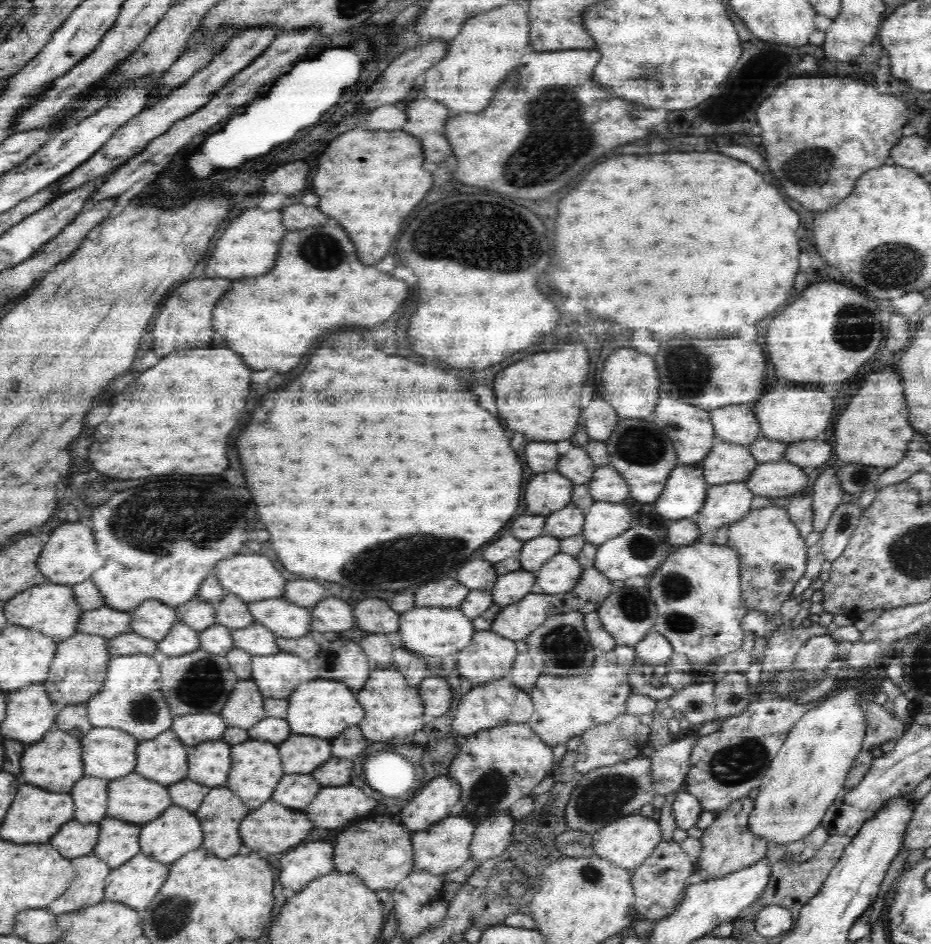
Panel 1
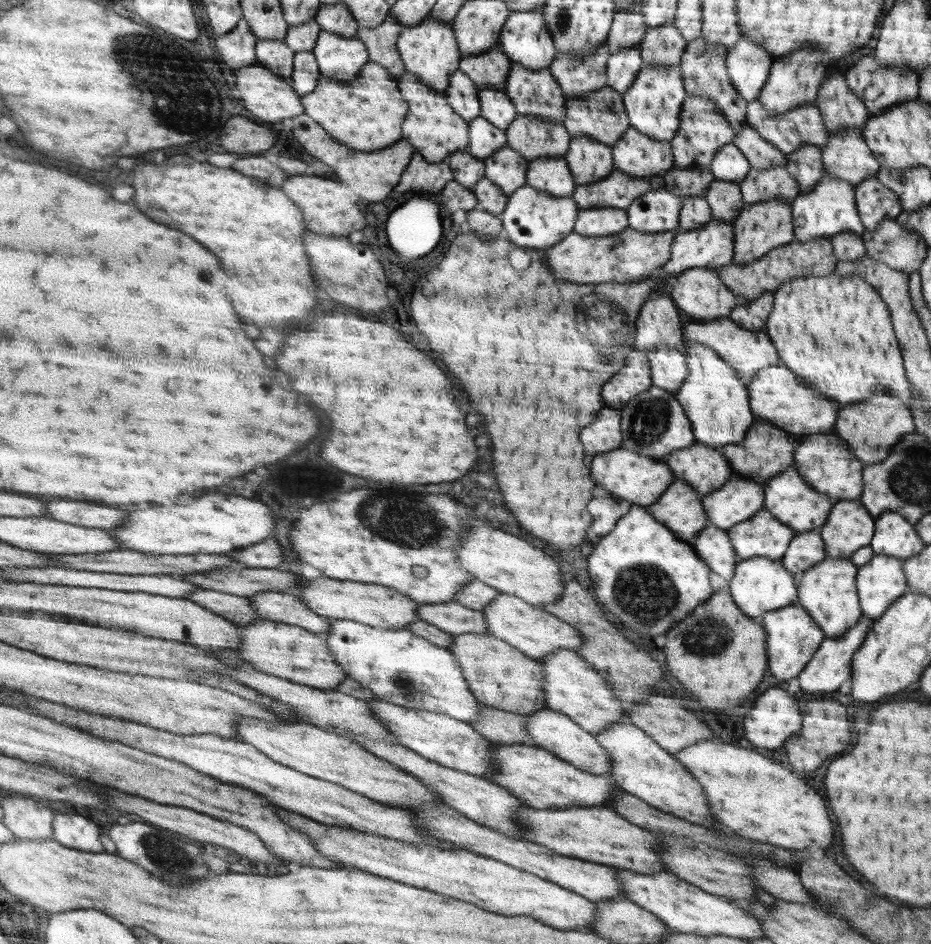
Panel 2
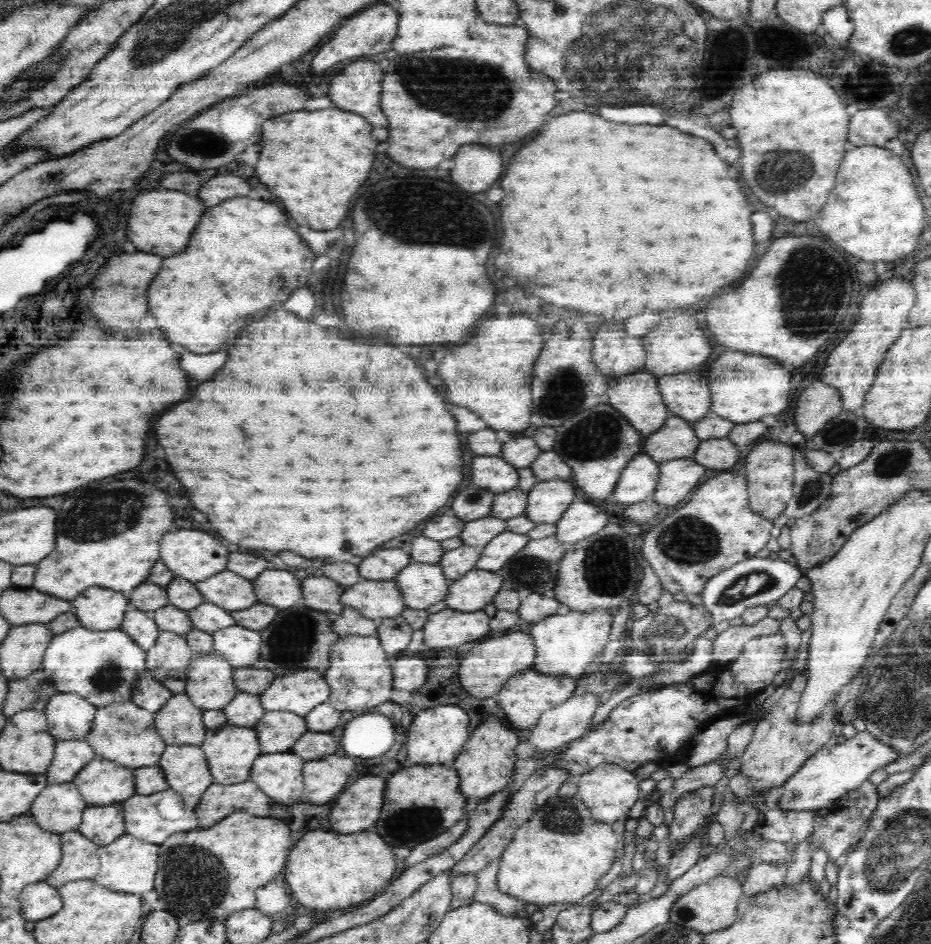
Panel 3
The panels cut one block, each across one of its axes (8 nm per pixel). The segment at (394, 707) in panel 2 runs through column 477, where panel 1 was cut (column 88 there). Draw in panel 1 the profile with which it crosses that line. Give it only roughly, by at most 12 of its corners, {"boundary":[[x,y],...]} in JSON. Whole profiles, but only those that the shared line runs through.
{"boundary":[[92,727],[80,741],[84,775],[135,772],[139,740]]}

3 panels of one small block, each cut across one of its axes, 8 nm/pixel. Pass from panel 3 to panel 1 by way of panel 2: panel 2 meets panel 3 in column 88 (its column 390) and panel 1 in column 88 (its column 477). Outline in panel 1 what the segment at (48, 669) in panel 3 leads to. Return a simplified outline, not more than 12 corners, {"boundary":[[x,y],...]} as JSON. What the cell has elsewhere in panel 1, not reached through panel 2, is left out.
{"boundary":[[116,655],[87,700],[94,727],[171,729],[160,657]]}

